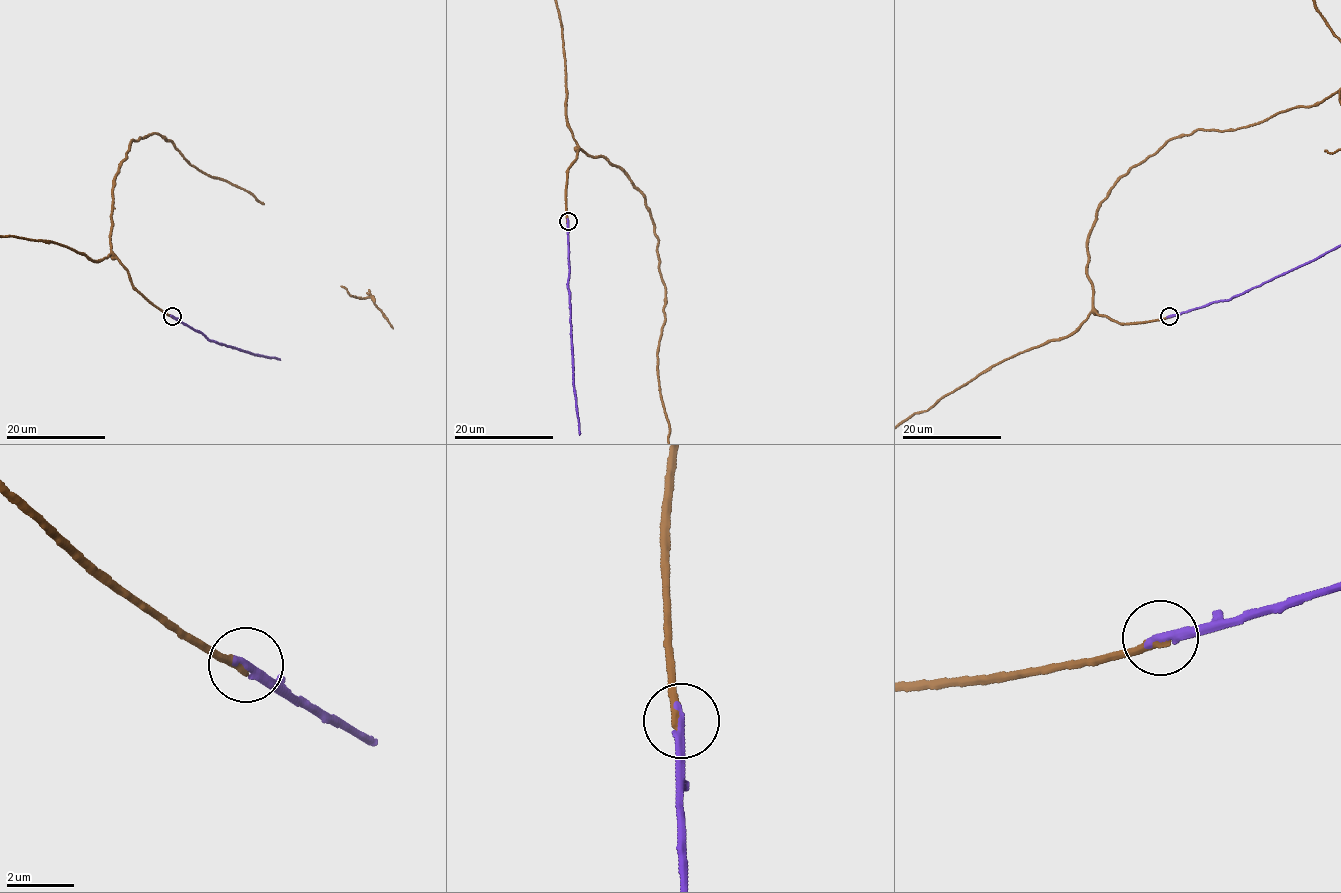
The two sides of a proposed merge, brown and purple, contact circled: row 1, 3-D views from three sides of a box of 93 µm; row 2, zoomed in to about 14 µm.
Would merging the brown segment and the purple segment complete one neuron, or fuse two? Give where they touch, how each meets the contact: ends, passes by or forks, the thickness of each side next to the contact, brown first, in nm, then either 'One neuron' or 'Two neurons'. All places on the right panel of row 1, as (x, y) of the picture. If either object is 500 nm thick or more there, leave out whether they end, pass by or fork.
Place: (1169, 316). At the ring brown ends. At the ring purple ends. Thickness 280 nm (brown) against 240 nm. One neuron

